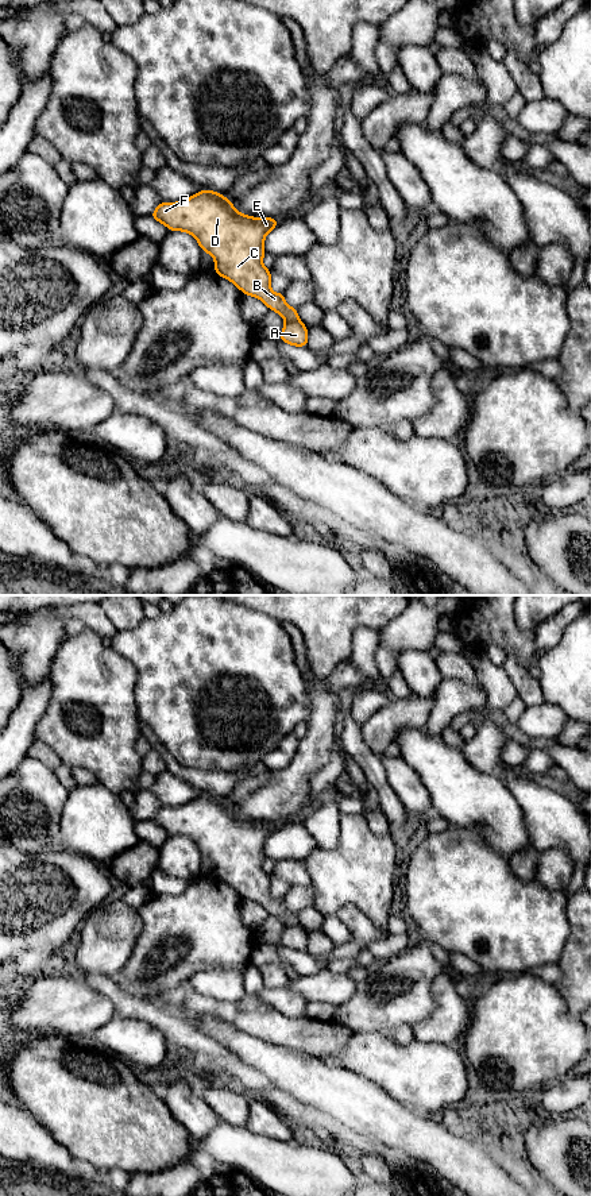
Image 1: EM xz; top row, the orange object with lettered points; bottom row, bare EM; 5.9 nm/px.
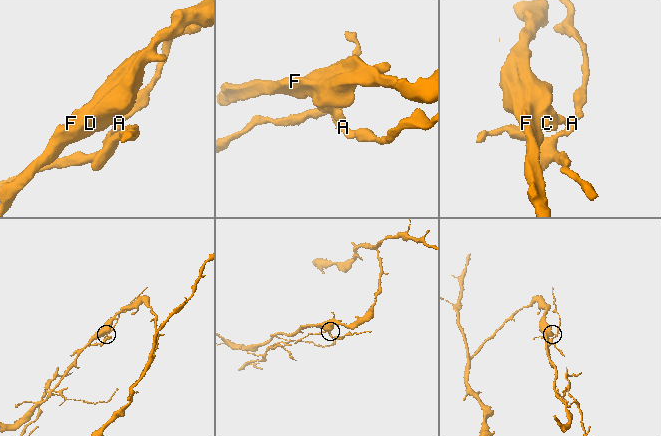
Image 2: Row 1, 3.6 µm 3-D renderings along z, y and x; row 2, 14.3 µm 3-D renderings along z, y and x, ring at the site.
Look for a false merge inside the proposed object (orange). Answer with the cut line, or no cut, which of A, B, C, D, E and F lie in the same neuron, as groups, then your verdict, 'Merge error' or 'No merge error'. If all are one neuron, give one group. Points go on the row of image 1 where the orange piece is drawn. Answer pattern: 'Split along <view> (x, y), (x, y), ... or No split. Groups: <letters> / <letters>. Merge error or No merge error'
No split. Groups: A B C D E F. No merge error

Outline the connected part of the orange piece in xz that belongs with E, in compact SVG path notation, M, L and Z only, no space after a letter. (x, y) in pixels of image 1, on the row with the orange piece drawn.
M200 190L181 202L161 202L150 216L170 231L193 235L202 251L215 258L216 274L278 312L286 321L279 340L308 346L308 327L300 321L297 308L285 302L283 293L271 292L271 271L262 265L264 238L279 220L239 213L231 200L215 190Z

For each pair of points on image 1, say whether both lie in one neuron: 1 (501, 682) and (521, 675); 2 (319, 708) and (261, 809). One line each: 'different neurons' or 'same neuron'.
1: different neurons
2: same neuron

